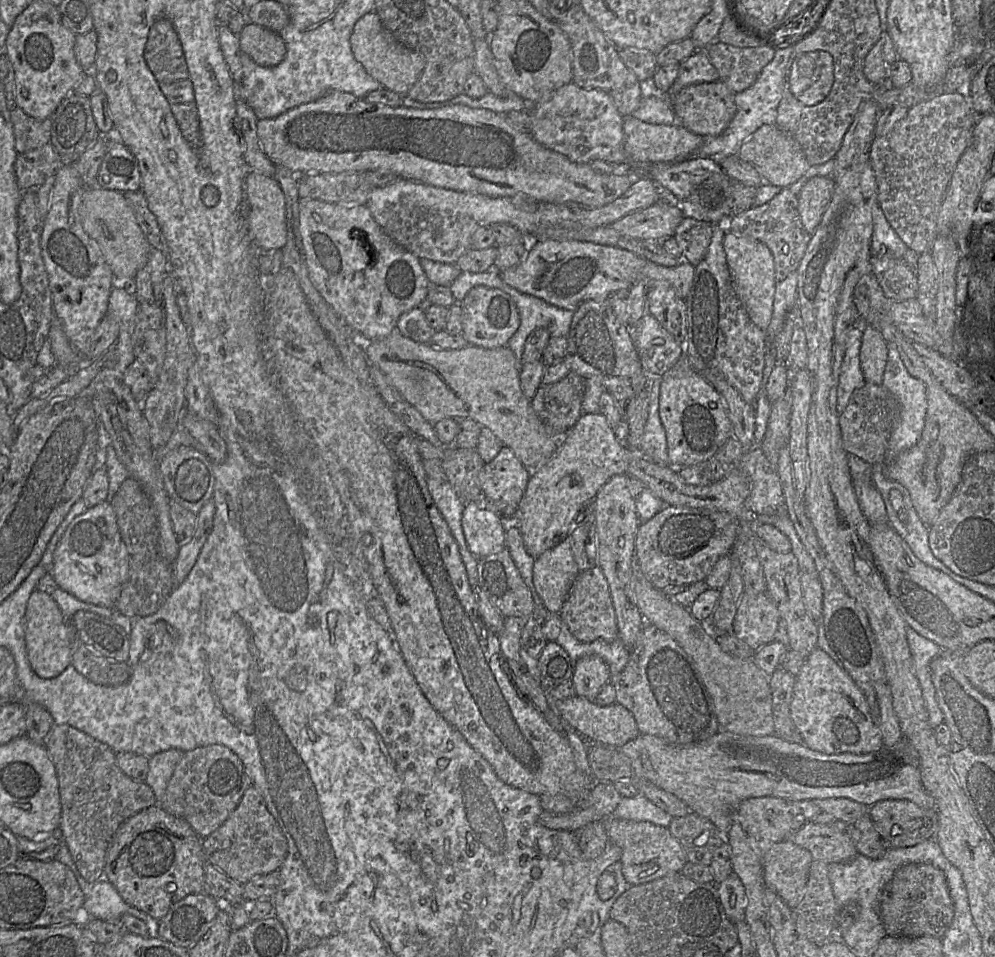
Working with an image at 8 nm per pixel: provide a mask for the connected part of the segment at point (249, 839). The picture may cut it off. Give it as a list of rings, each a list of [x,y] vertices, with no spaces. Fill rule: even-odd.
[[[251,785],[228,819],[202,840],[202,848],[206,862],[245,884],[254,877],[279,870],[286,858],[288,844],[277,821],[268,811],[262,795]]]

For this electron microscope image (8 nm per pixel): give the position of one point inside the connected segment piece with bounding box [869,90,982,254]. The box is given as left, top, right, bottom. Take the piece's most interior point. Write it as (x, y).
(913, 164)

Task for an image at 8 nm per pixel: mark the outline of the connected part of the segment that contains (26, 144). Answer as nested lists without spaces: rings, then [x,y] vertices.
[[[16,104],[11,106],[10,116],[18,154],[42,147],[50,142],[51,118],[37,120],[26,114]]]

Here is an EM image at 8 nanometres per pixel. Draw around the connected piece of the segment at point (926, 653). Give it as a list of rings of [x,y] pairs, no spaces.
[[[908,625],[906,627],[906,636],[910,648],[913,670],[918,679],[928,712],[929,725],[932,729],[935,729],[944,723],[944,715],[936,698],[930,663],[941,653],[942,649],[936,643],[918,634]]]

